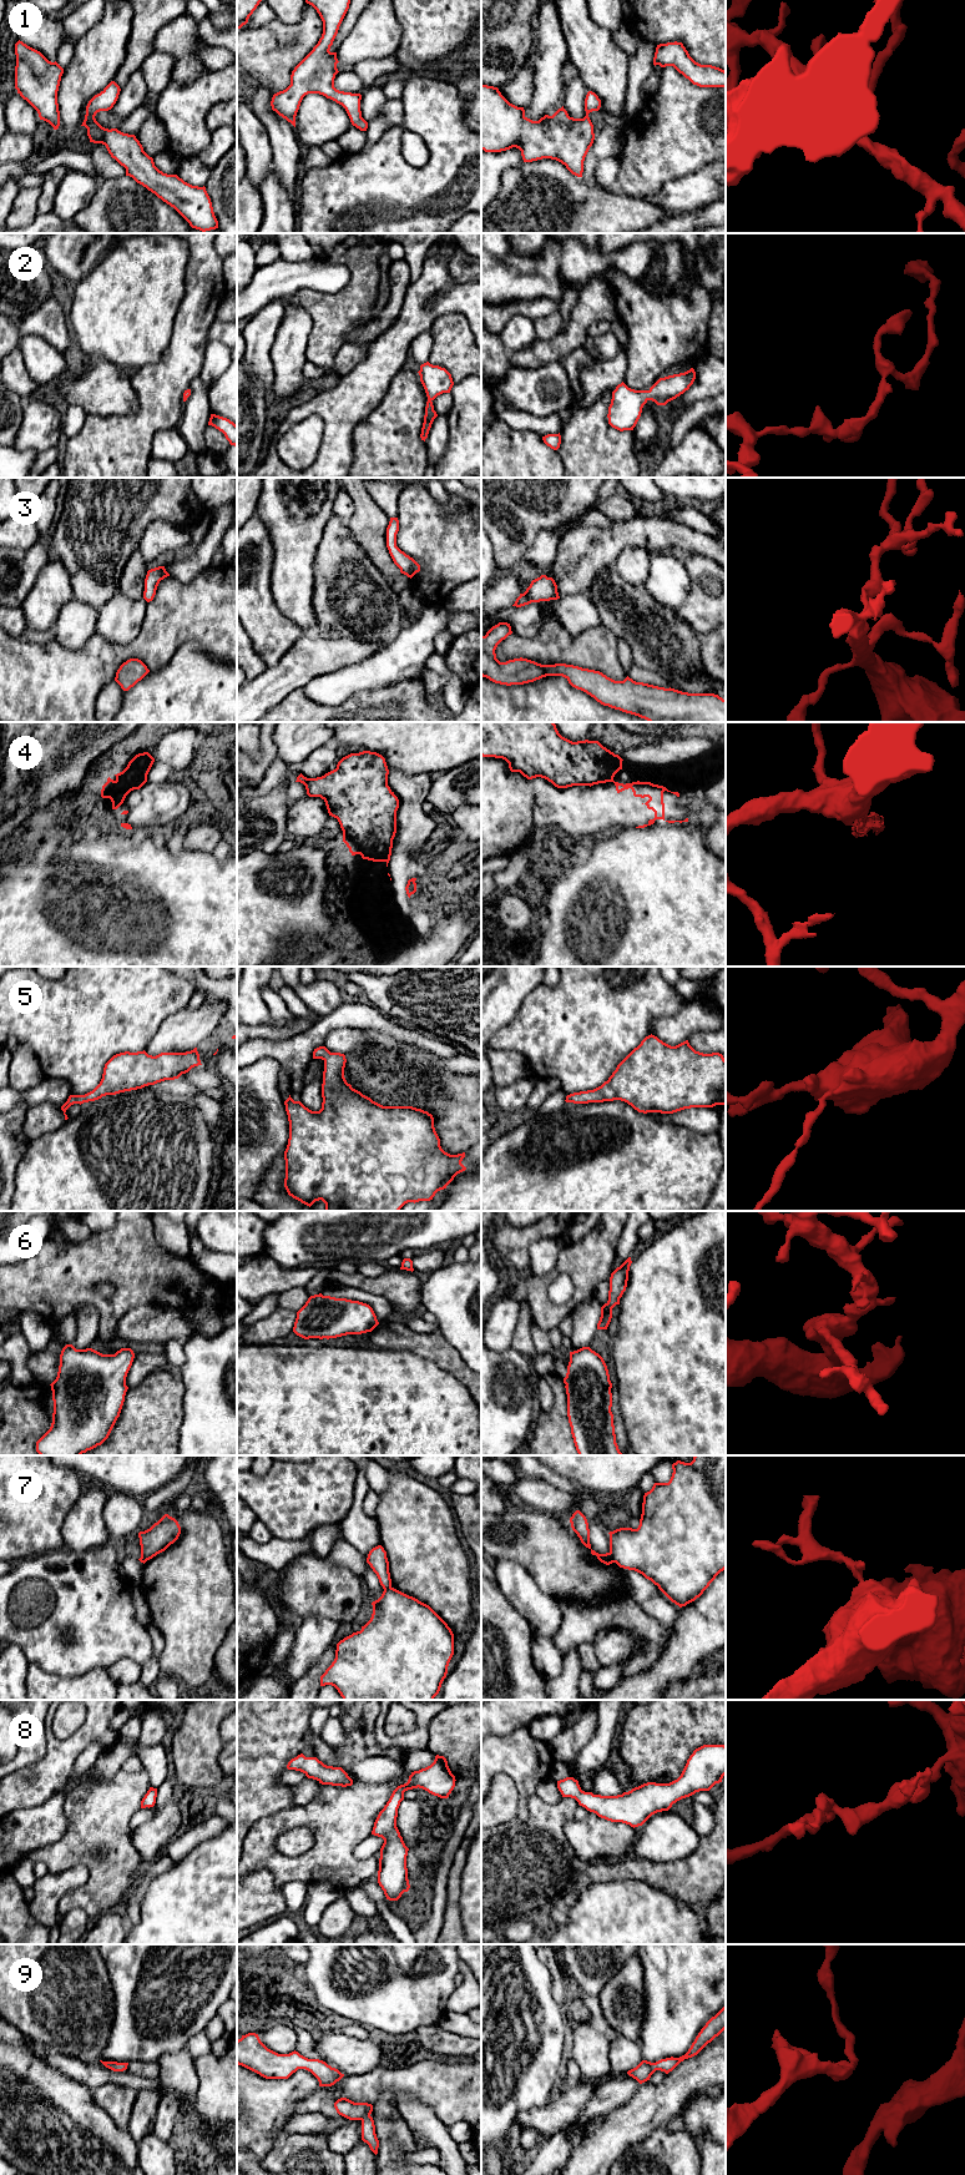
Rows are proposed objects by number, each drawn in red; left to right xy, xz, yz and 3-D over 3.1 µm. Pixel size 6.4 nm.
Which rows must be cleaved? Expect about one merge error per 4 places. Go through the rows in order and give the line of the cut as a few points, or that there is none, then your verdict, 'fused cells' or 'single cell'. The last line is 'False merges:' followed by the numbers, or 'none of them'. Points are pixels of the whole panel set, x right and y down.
1: no cut | single cell
2: no cut | single cell
3: no cut | single cell
4: xz (390, 852), (384, 861) | fused cells
5: no cut | single cell
6: no cut | single cell
7: yz (610, 1552), (615, 1562) | fused cells
8: no cut | single cell
9: no cut | single cell
False merges: 4, 7

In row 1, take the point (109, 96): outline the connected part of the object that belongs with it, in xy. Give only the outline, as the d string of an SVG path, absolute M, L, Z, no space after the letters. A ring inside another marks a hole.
M111 81L89 101L81 126L87 128L90 142L105 145L111 157L126 168L126 176L173 207L192 228L202 232L218 228L204 186L192 186L177 175L163 173L155 166L153 158L143 151L135 135L123 133L117 128L105 128L96 121L97 112L113 107L120 91L120 86Z

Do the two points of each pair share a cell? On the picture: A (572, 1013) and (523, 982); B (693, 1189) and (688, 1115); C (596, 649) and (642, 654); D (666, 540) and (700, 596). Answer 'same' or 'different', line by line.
A: different
B: different
C: different
D: different

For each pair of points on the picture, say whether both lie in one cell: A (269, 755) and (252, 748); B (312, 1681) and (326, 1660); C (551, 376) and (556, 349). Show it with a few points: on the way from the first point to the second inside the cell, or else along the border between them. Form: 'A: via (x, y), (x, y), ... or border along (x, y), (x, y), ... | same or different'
A: border along (259, 735), (259, 750), (252, 757) | different
B: via (312, 1676), (322, 1665) | same
C: border along (560, 359), (535, 368), (525, 368) | different

